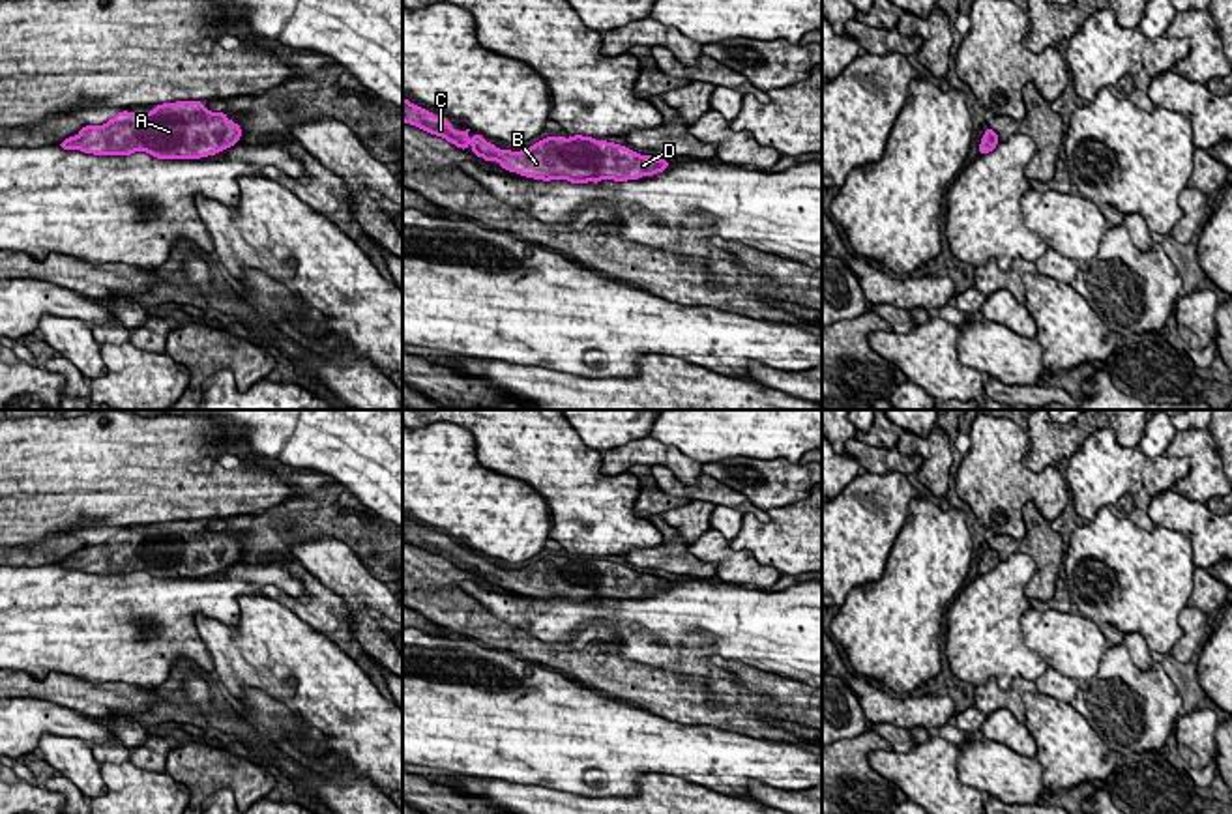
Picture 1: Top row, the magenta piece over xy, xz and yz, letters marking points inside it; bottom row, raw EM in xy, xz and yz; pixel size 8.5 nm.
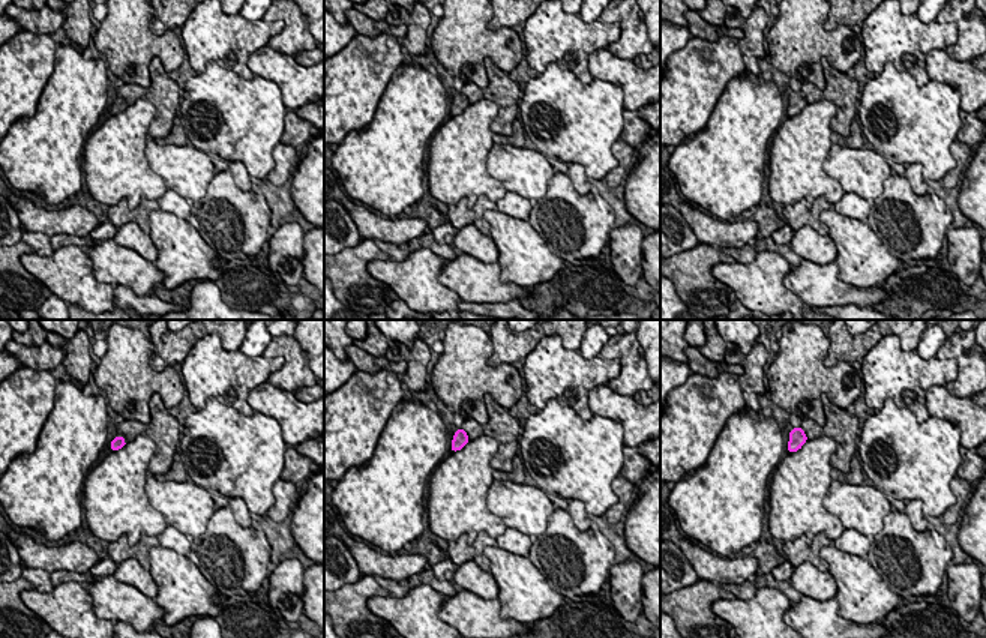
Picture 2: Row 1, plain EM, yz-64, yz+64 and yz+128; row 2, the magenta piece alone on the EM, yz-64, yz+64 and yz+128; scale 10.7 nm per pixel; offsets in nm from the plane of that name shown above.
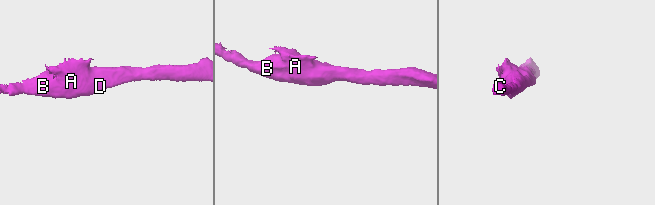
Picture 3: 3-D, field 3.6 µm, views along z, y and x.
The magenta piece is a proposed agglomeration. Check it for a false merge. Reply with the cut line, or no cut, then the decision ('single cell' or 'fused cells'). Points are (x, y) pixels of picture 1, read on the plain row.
no cut; single cell

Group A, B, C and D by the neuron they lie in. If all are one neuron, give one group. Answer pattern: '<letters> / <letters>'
A B C D

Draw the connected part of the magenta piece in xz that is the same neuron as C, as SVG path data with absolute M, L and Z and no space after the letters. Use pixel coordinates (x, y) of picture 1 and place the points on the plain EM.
M403 516L403 541L442 556L461 569L470 565L474 574L483 576L487 582L498 580L504 589L543 601L627 601L653 595L670 584L665 578L640 574L625 565L582 554L571 558L545 556L521 571L500 569L479 552L470 558L466 554L470 548L453 550L449 539L440 539L434 531L410 522L406 516Z

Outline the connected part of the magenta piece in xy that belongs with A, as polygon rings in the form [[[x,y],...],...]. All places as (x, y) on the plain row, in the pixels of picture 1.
[[[176,520],[155,524],[146,533],[122,530],[103,545],[86,545],[77,556],[58,561],[64,569],[81,569],[94,574],[131,574],[146,571],[157,578],[200,578],[215,574],[242,558],[242,546],[225,531],[212,531],[202,520]]]

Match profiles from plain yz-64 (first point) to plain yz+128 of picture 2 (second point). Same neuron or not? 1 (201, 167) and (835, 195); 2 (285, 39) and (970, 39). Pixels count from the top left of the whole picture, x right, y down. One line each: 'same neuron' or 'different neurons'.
1: different neurons
2: same neuron

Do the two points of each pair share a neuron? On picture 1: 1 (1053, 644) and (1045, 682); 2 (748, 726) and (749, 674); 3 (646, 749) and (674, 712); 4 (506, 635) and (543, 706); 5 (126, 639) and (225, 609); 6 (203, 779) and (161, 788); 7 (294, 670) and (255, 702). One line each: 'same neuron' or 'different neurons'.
1: same neuron
2: same neuron
3: different neurons
4: different neurons
5: same neuron
6: different neurons
7: different neurons

